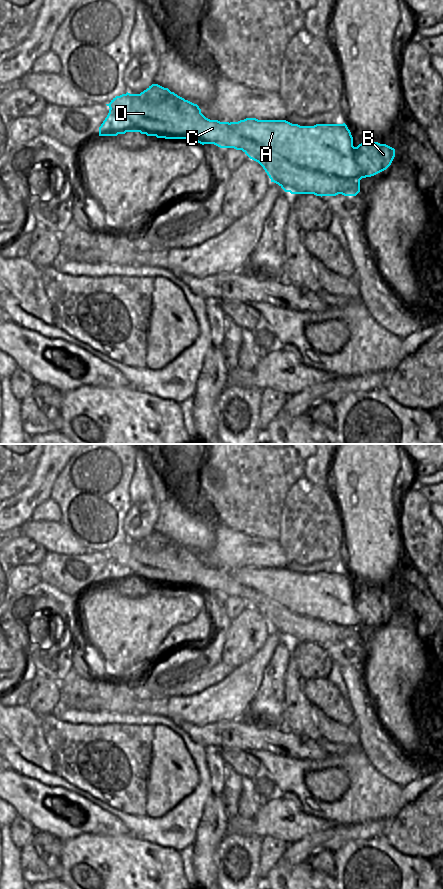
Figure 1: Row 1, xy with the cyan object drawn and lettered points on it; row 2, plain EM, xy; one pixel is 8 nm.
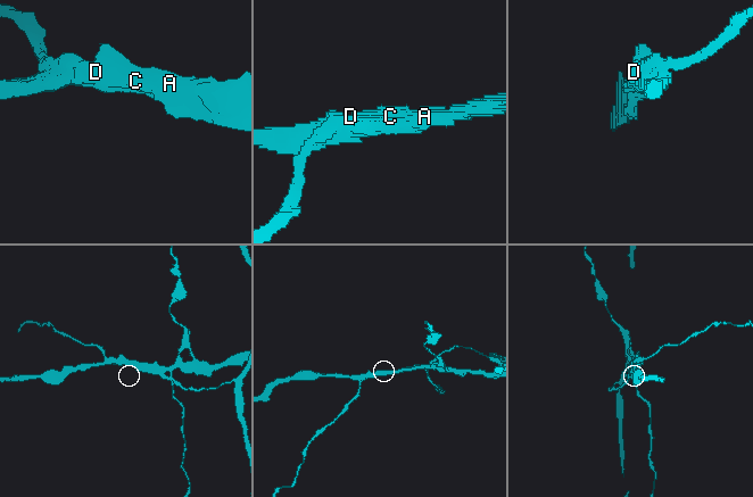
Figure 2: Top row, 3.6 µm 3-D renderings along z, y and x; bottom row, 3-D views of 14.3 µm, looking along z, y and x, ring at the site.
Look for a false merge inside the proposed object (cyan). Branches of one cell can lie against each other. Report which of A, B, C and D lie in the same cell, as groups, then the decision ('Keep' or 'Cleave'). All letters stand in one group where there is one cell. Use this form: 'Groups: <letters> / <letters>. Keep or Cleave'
Groups: A B / C D. Cleave

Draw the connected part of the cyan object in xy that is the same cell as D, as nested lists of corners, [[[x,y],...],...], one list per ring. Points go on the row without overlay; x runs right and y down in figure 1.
[[[171,540],[164,550],[146,550],[139,545],[139,542],[122,542],[116,544],[108,552],[109,556],[121,564],[130,568],[135,573],[135,580],[146,582],[147,584],[156,584],[157,580],[164,578],[168,580],[183,580],[185,587],[194,584],[195,590],[214,592],[220,596],[234,596],[242,598],[250,607],[258,610],[271,630],[278,632],[285,640],[291,642],[314,642],[316,644],[356,644],[360,640],[360,628],[357,626],[341,626],[332,622],[324,622],[307,618],[293,613],[287,607],[277,601],[264,595],[263,593],[243,585],[239,582],[229,570],[220,570],[206,566],[197,552],[194,552],[184,546]]]

